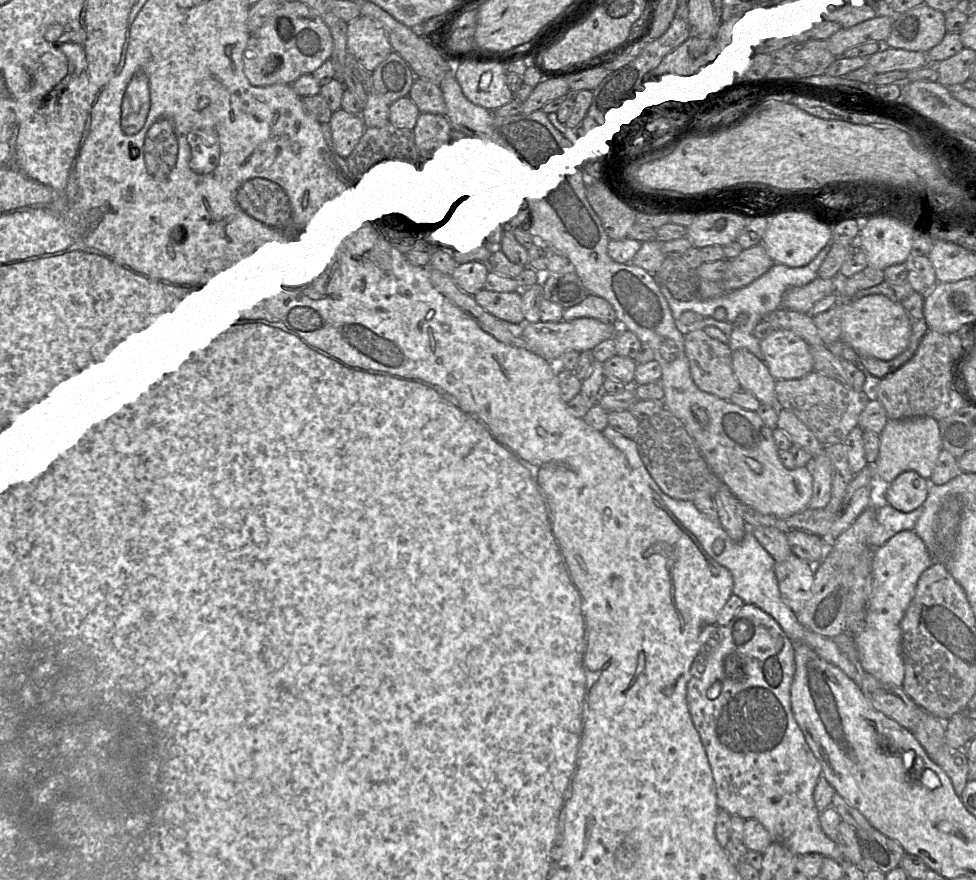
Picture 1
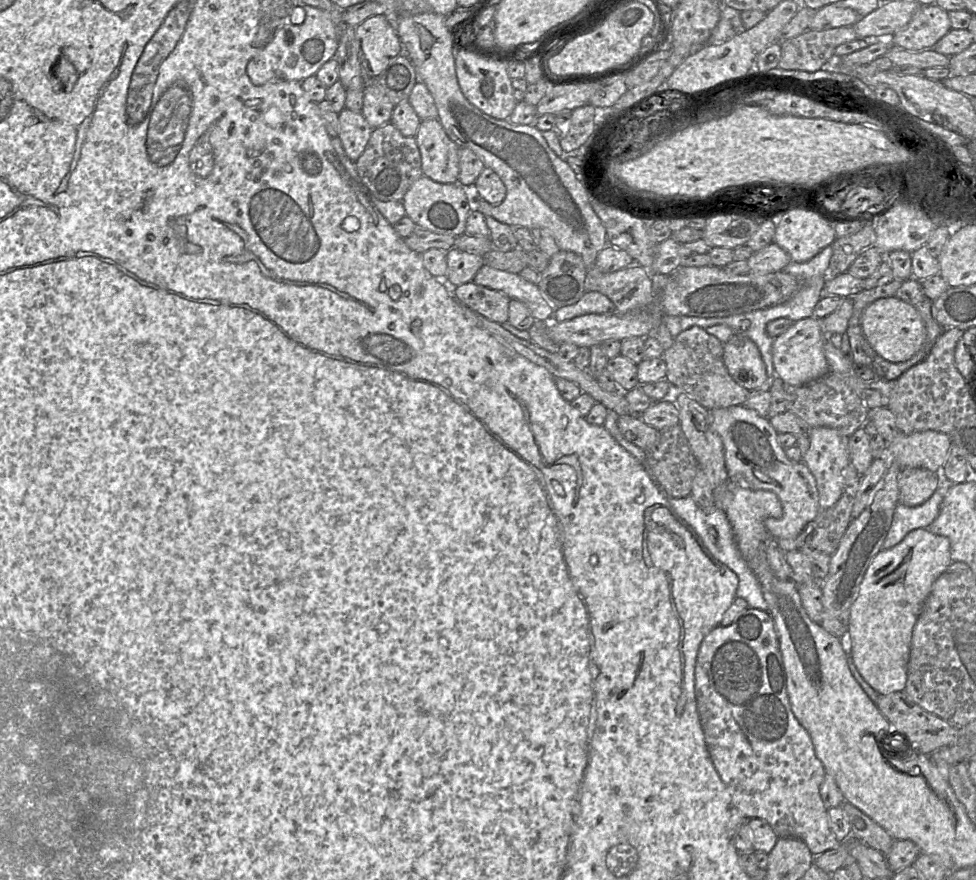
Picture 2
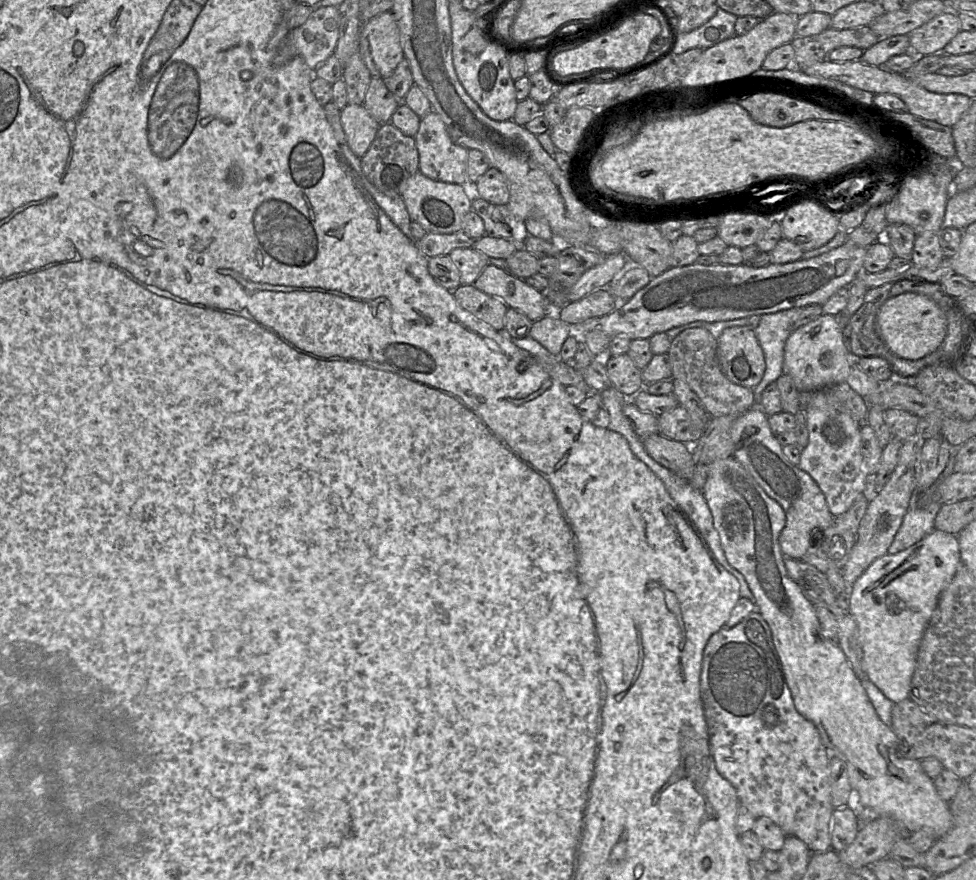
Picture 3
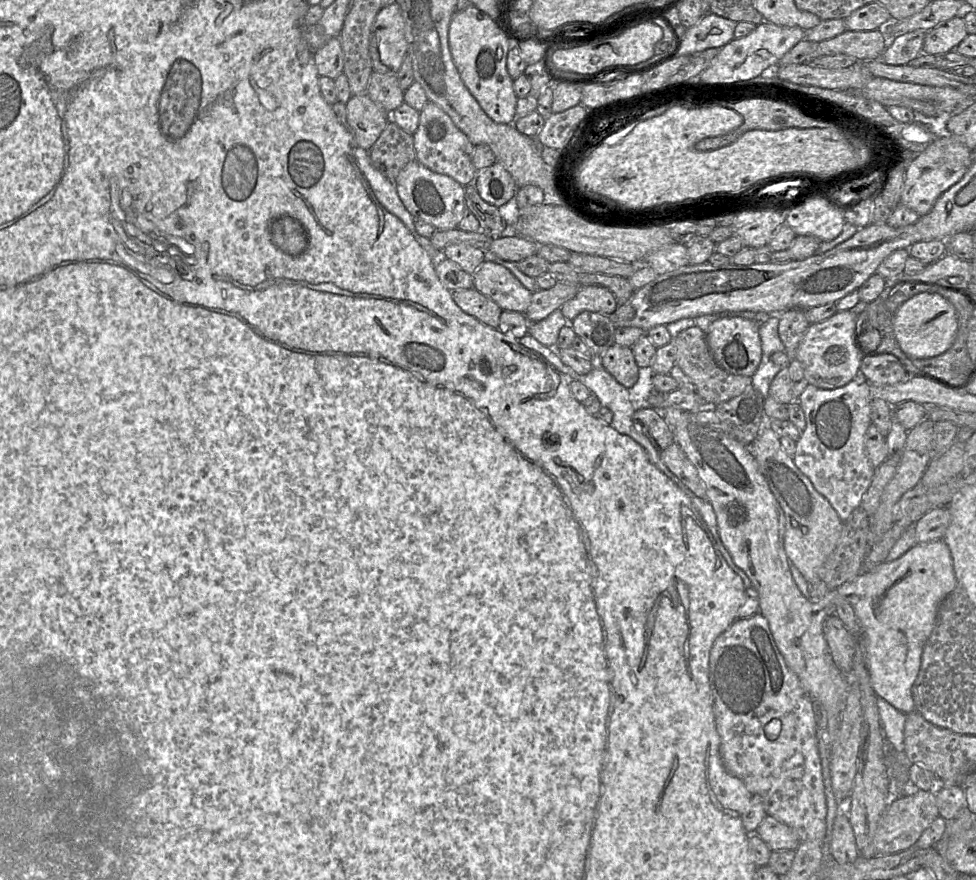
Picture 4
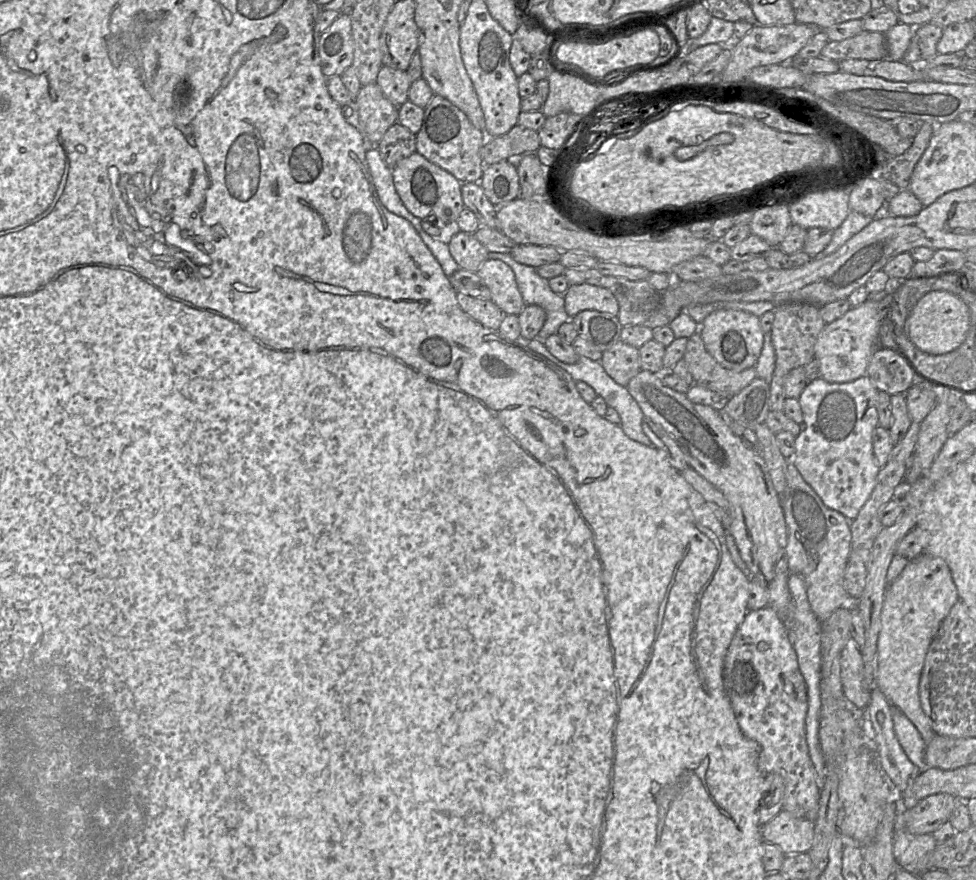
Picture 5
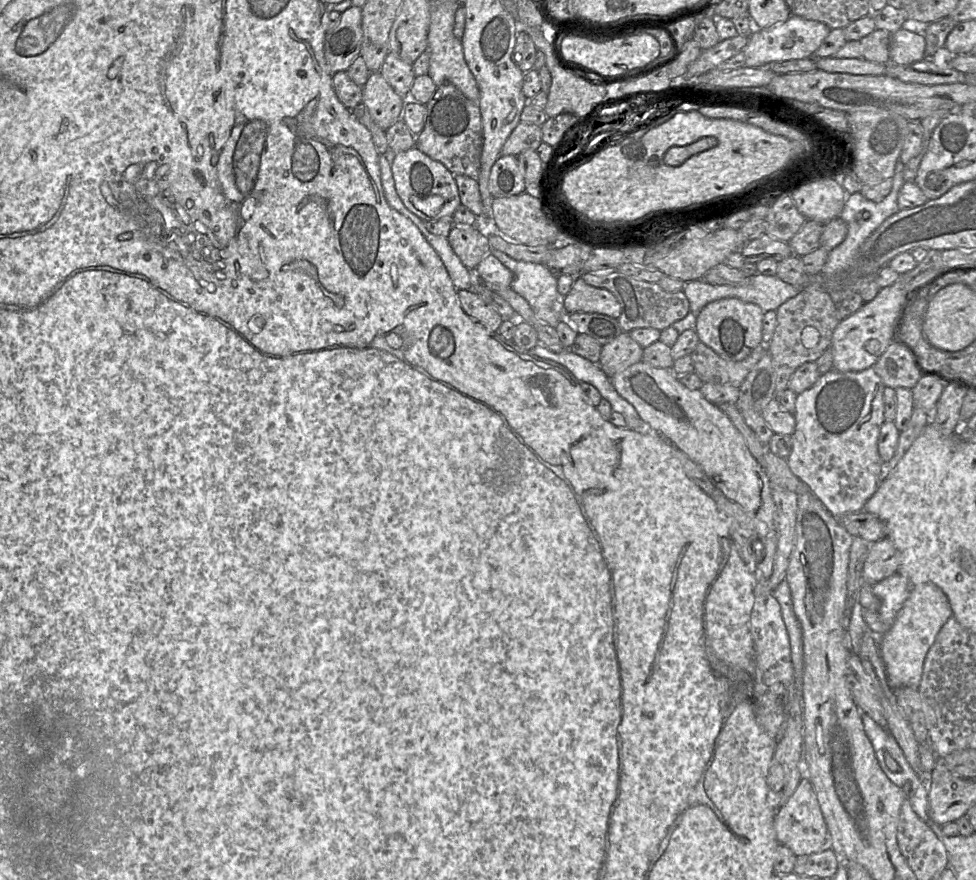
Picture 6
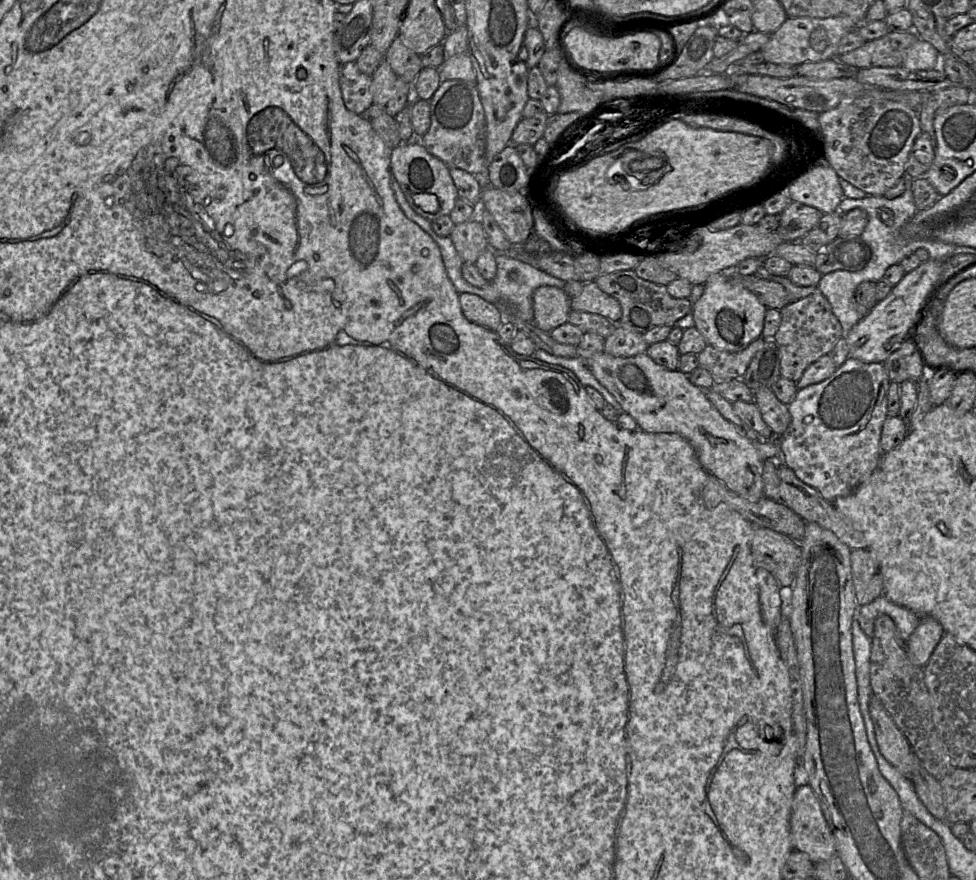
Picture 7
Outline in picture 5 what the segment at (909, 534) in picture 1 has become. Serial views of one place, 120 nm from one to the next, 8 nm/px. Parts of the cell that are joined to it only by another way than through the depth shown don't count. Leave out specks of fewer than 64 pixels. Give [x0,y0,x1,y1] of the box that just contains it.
[875,552,959,743]

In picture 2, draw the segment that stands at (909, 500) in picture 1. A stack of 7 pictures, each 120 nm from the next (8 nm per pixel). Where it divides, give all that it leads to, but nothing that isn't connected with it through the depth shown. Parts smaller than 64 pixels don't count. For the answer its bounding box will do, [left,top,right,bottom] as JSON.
[898,467,943,507]

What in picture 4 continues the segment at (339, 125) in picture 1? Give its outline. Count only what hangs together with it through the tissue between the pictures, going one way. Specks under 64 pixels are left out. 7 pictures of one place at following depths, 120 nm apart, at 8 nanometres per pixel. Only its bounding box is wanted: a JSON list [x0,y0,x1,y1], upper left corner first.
[346,94,390,151]

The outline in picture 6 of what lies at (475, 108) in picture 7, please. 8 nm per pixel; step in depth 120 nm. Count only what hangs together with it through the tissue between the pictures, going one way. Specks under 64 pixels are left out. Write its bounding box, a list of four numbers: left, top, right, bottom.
[416,84,483,180]

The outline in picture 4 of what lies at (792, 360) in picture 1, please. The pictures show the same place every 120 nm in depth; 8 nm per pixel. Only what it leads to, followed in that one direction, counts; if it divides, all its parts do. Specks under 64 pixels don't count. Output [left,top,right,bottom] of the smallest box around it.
[795,310,864,389]

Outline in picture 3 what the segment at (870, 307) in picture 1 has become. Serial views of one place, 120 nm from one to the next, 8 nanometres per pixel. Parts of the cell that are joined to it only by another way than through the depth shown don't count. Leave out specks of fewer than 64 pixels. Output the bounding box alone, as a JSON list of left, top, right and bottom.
[877,292,947,360]

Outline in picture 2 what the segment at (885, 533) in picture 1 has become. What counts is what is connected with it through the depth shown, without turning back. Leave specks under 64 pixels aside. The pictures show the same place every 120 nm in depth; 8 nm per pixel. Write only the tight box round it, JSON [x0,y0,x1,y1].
[882,480,956,549]

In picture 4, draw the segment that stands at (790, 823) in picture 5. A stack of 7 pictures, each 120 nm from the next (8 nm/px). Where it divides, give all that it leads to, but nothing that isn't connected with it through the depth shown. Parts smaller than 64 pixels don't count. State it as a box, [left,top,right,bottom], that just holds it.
[754,816,801,851]

